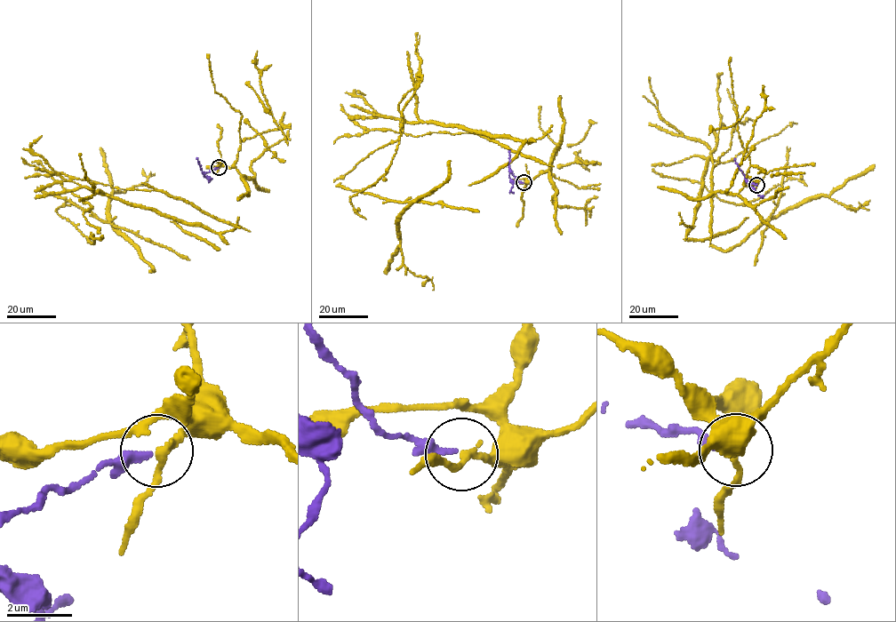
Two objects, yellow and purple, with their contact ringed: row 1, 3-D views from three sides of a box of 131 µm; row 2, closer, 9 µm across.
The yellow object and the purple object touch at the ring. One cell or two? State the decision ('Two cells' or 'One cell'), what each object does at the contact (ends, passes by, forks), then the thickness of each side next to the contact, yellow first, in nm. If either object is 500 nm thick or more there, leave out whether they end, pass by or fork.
Two cells. At the ring yellow passes by. At the ring purple ends. Thickness 200 nm (yellow) against 240 nm

